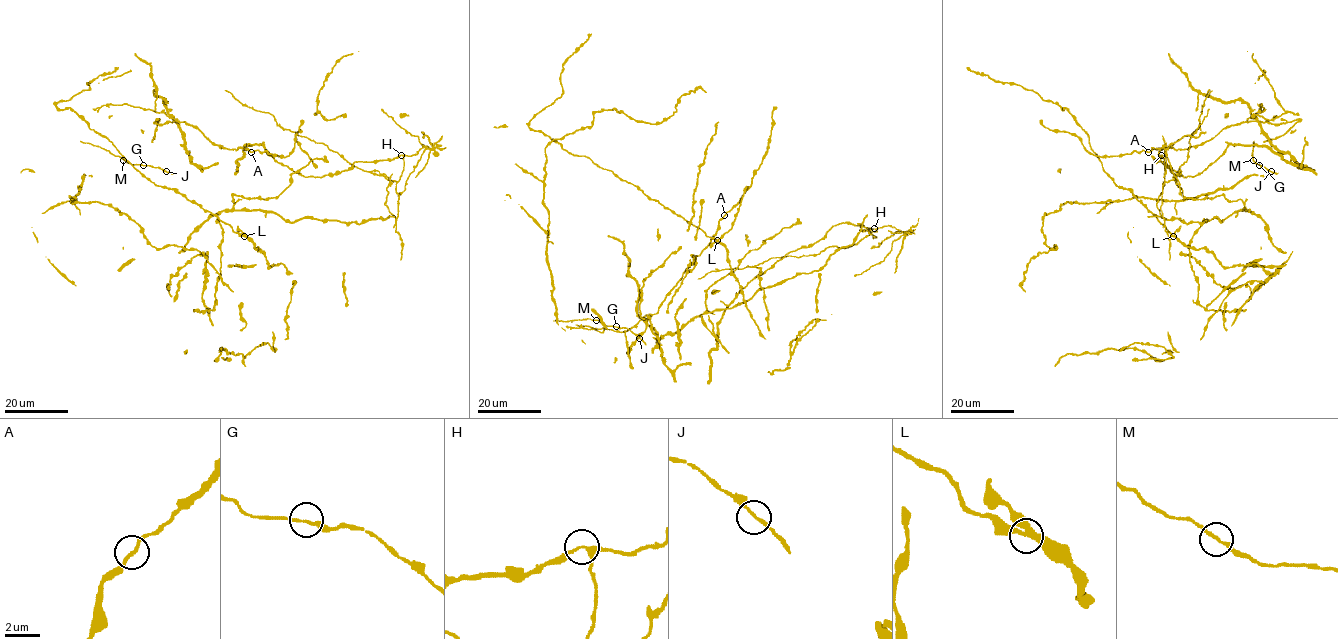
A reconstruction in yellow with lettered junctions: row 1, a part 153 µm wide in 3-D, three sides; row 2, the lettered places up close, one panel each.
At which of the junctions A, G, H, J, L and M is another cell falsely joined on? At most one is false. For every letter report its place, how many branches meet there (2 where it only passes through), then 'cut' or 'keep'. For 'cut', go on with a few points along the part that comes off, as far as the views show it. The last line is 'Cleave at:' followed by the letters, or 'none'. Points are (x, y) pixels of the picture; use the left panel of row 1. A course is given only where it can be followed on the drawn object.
A: at (251, 152); 2 branches meet; keep
G: at (143, 165); 2 branches meet; keep
H: at (401, 155); 3 branches meet; cut; foreign part runs (402, 155), (400, 178), (387, 180), (357, 168), (322, 143), (282, 129), (274, 116), (225, 90)
J: at (166, 171); 2 branches meet; keep
L: at (244, 236); 3 branches meet; keep
M: at (123, 160); 2 branches meet; keep
Cleave at: H

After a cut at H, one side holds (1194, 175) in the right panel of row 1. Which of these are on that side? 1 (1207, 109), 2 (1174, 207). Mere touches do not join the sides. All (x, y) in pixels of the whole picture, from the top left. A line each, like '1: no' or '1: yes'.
1: no
2: yes

